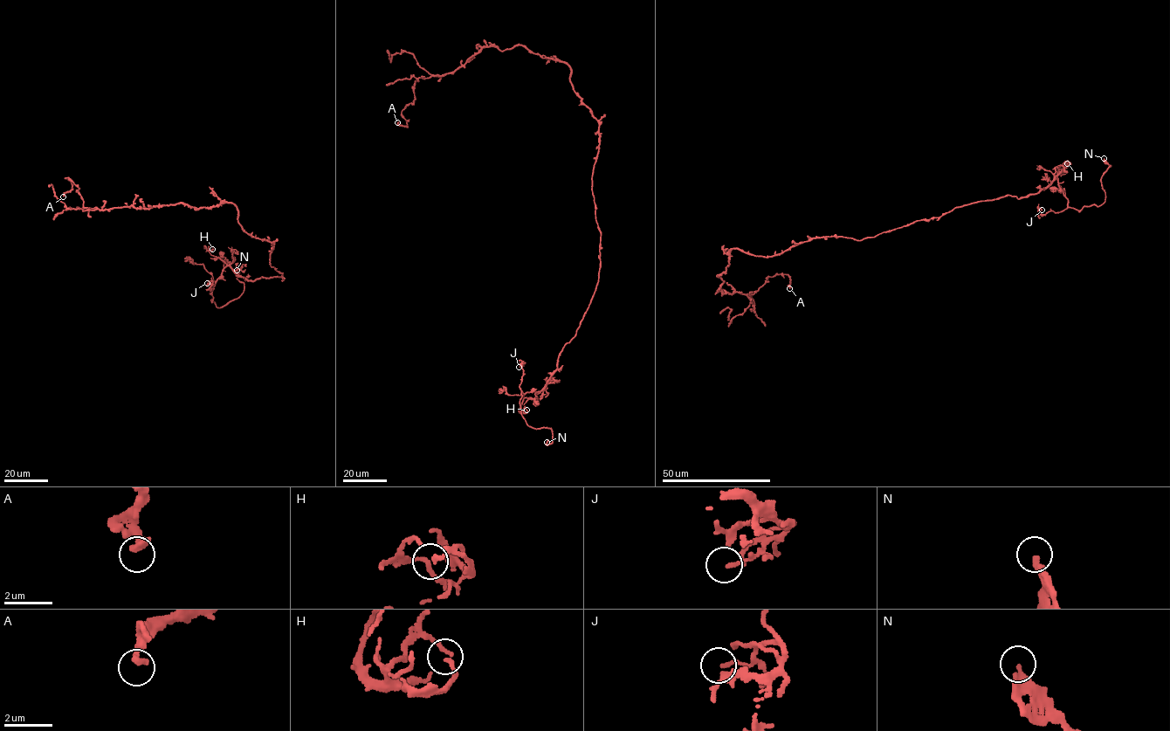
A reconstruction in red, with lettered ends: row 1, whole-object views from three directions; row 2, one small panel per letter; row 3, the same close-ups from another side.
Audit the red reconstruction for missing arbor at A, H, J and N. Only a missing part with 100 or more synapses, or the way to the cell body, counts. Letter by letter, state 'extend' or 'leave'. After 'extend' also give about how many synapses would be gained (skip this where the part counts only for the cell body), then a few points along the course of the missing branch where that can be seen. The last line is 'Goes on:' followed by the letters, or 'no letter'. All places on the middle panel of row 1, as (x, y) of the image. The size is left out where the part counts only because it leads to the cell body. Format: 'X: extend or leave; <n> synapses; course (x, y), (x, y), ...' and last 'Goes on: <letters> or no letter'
A: leave
H: leave
J: leave
N: extend
Goes on: N

